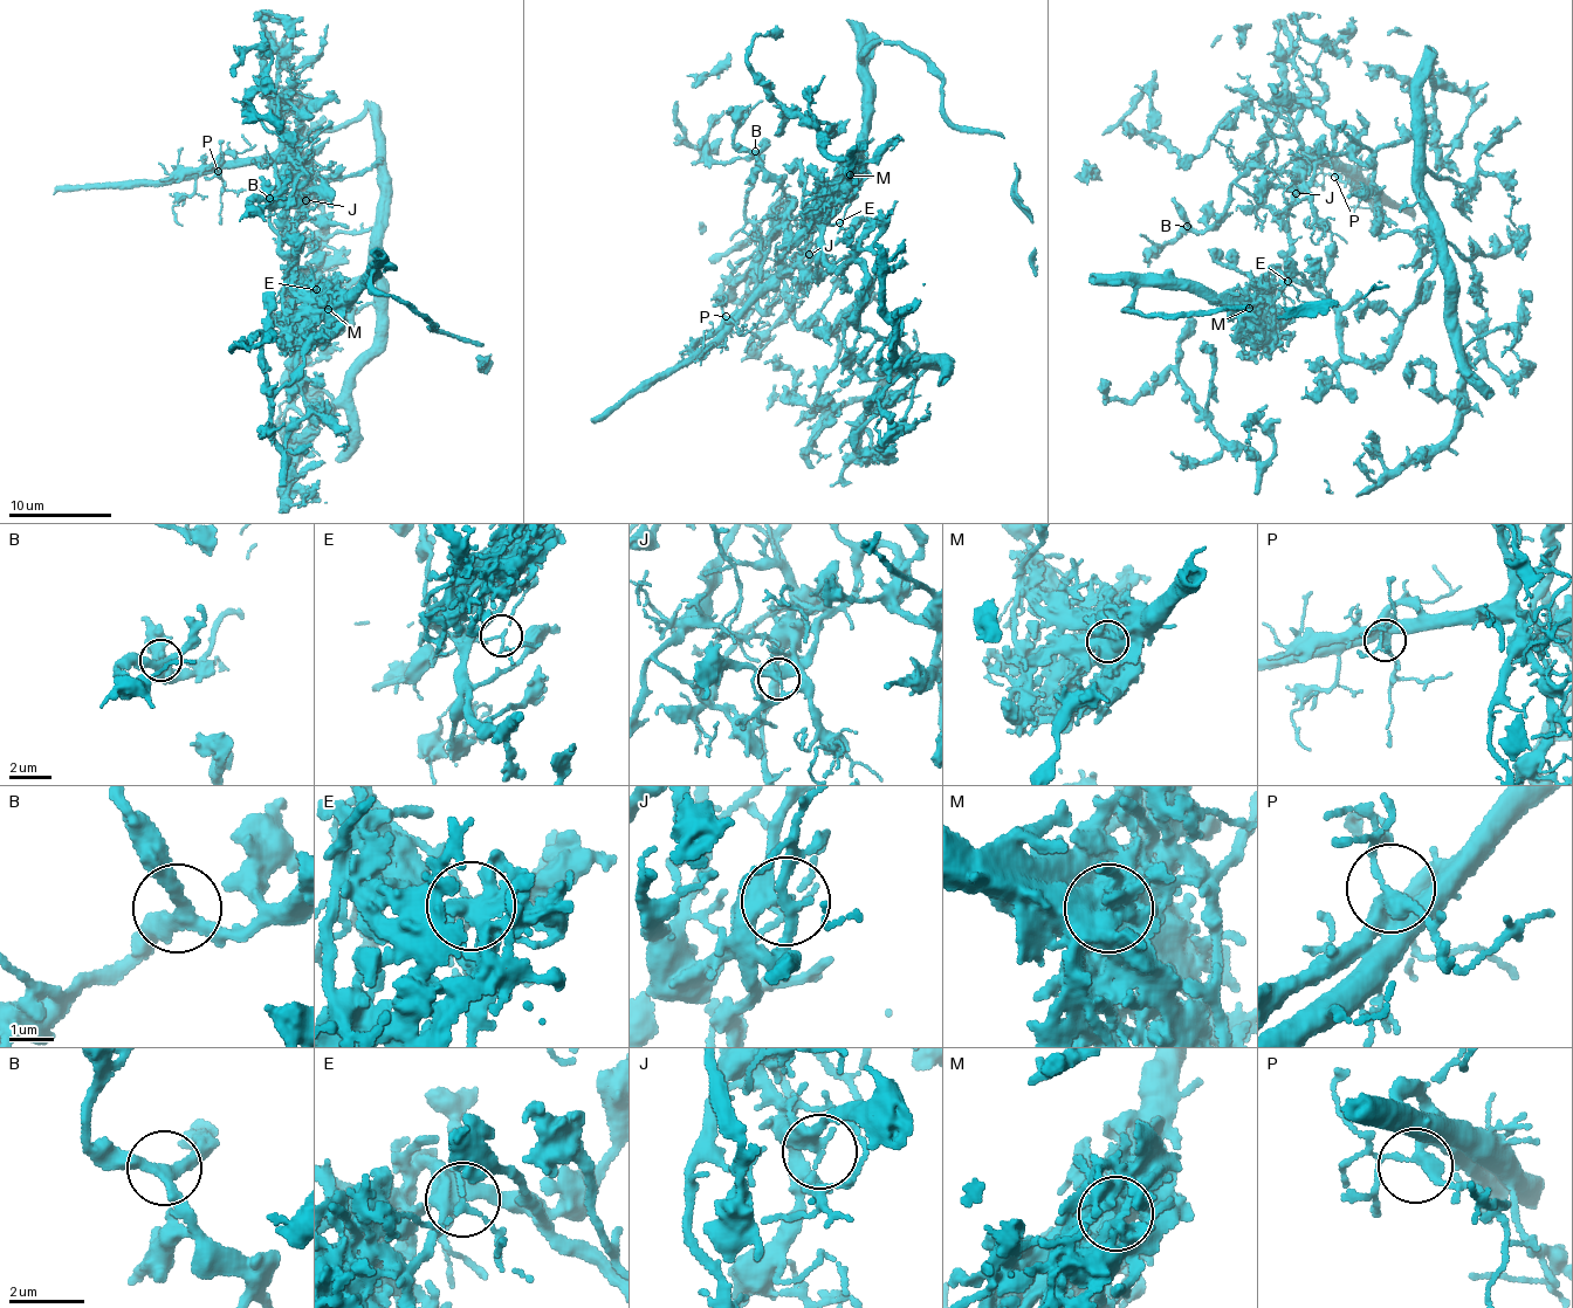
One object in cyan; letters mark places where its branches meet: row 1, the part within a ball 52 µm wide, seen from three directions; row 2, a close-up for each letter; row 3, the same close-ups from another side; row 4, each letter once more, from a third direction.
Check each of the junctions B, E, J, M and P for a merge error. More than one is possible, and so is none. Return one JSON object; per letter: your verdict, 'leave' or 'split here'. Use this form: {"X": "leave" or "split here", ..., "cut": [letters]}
{"B": "leave", "E": "split here", "J": "split here", "M": "split here", "P": "leave", "cut": ["E", "J", "M"]}

